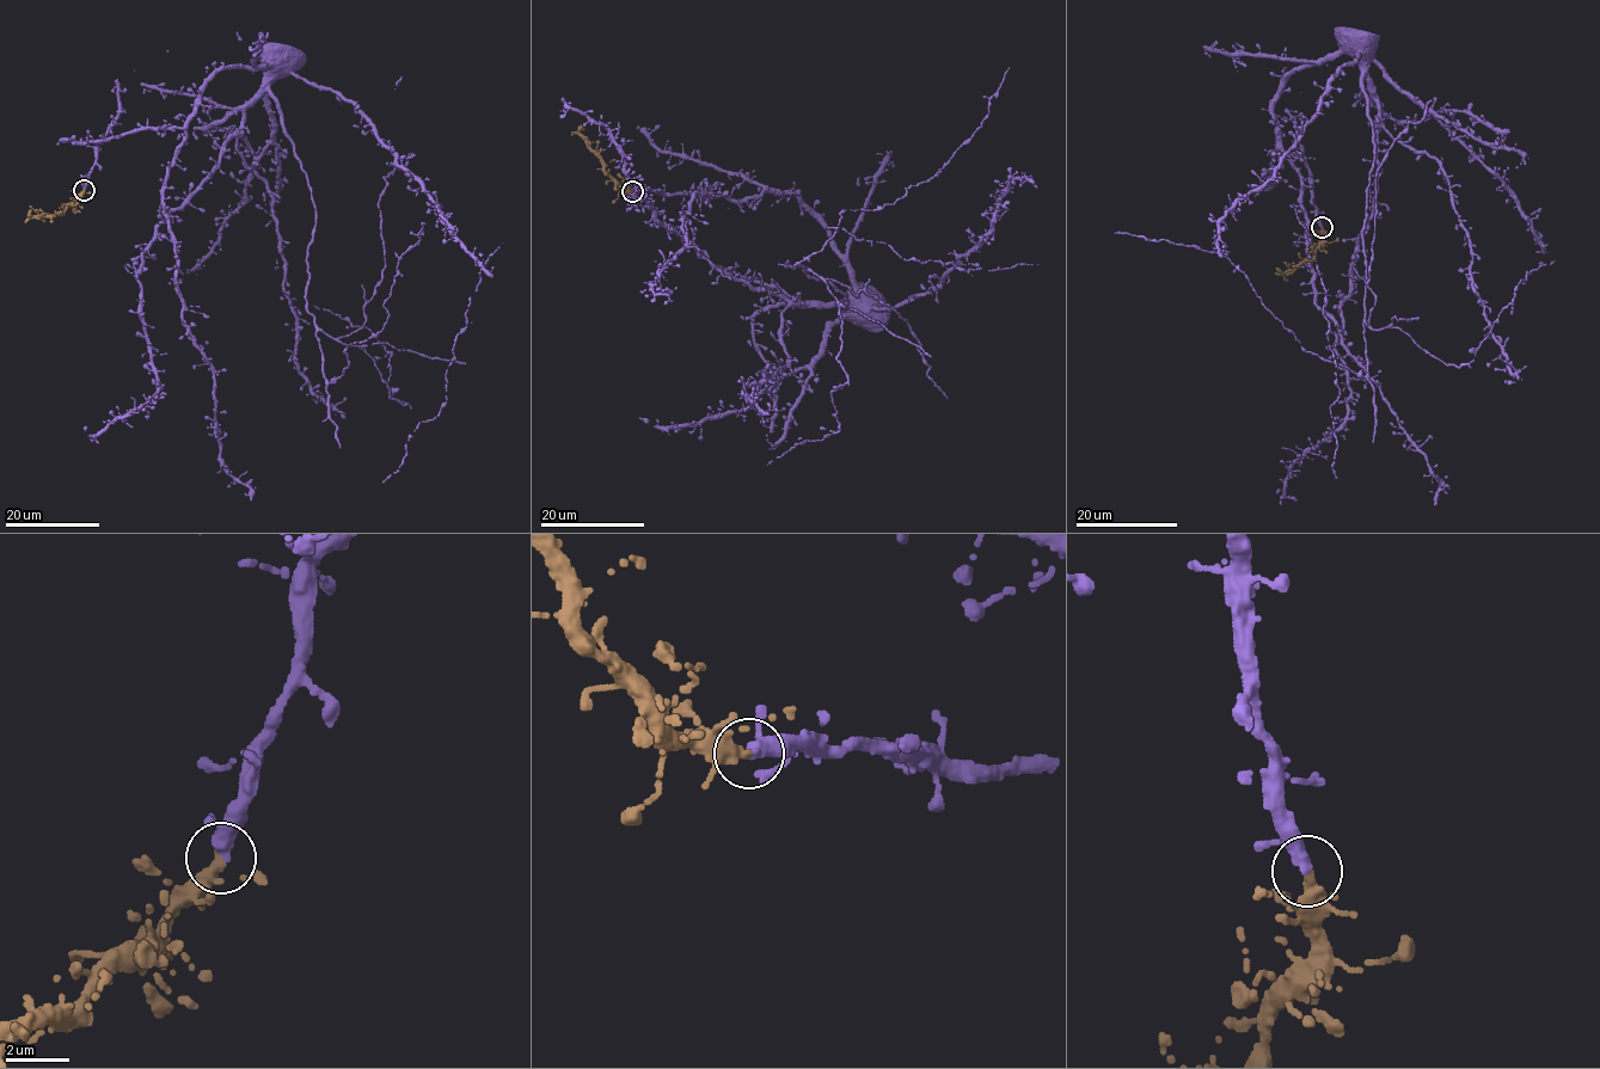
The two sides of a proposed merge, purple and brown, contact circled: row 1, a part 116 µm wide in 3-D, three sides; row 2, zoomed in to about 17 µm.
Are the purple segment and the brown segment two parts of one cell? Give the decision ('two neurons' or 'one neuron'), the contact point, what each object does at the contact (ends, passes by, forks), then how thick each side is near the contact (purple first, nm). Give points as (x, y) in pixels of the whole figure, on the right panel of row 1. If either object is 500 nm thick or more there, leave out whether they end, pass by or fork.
one neuron; at (1322, 227); purple passes by; brown ends there; 320 nm thick on the purple side, 400 nm on the other

